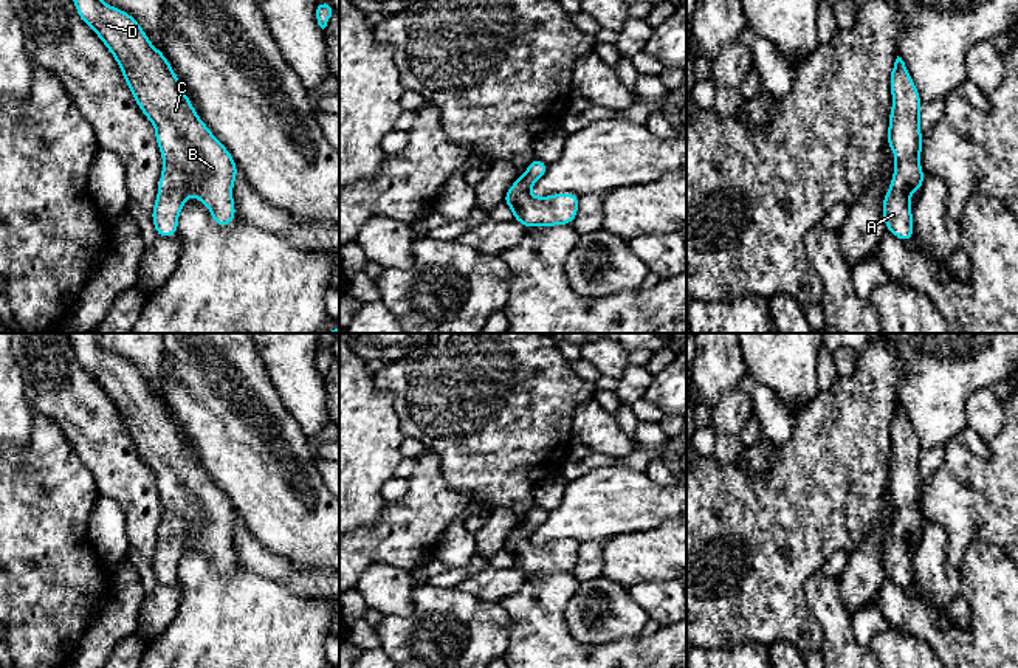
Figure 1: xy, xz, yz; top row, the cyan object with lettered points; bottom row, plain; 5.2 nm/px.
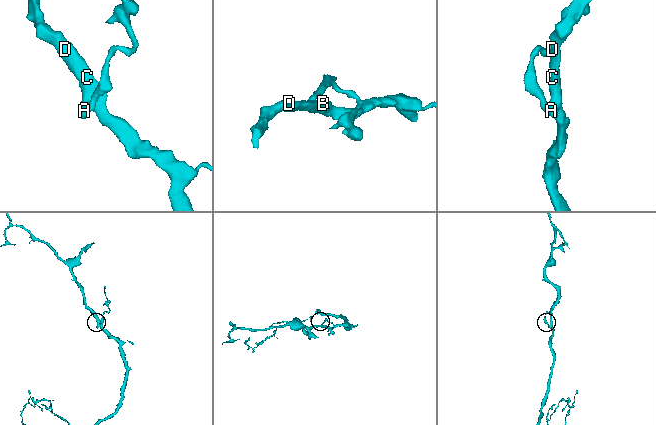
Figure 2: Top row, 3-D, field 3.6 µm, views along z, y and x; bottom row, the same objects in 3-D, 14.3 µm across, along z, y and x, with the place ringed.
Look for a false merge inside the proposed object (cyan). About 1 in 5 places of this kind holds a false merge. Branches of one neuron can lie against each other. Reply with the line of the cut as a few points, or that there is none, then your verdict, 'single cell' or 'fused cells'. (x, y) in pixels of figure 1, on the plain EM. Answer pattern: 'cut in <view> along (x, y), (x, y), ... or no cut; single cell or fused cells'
no cut; single cell

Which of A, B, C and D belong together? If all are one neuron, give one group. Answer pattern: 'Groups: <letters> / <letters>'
Groups: A B C D

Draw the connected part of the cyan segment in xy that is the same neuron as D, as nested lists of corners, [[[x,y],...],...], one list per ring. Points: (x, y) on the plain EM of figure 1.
[[[67,333],[81,367],[105,391],[118,409],[121,420],[144,463],[155,473],[155,487],[163,504],[163,519],[152,558],[158,584],[172,584],[178,578],[178,563],[192,542],[211,556],[212,569],[228,573],[236,564],[232,533],[237,513],[229,498],[217,488],[198,465],[181,429],[166,403],[155,395],[139,370],[122,356],[105,352],[99,346],[99,333]]]

